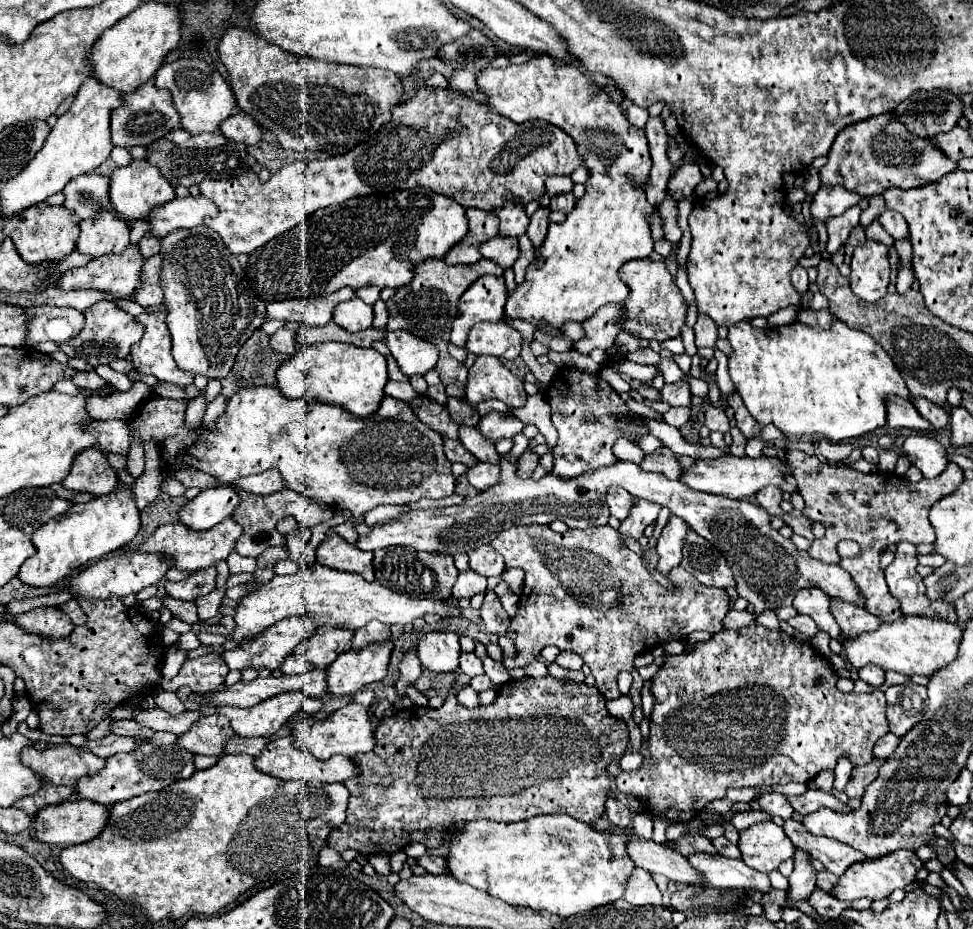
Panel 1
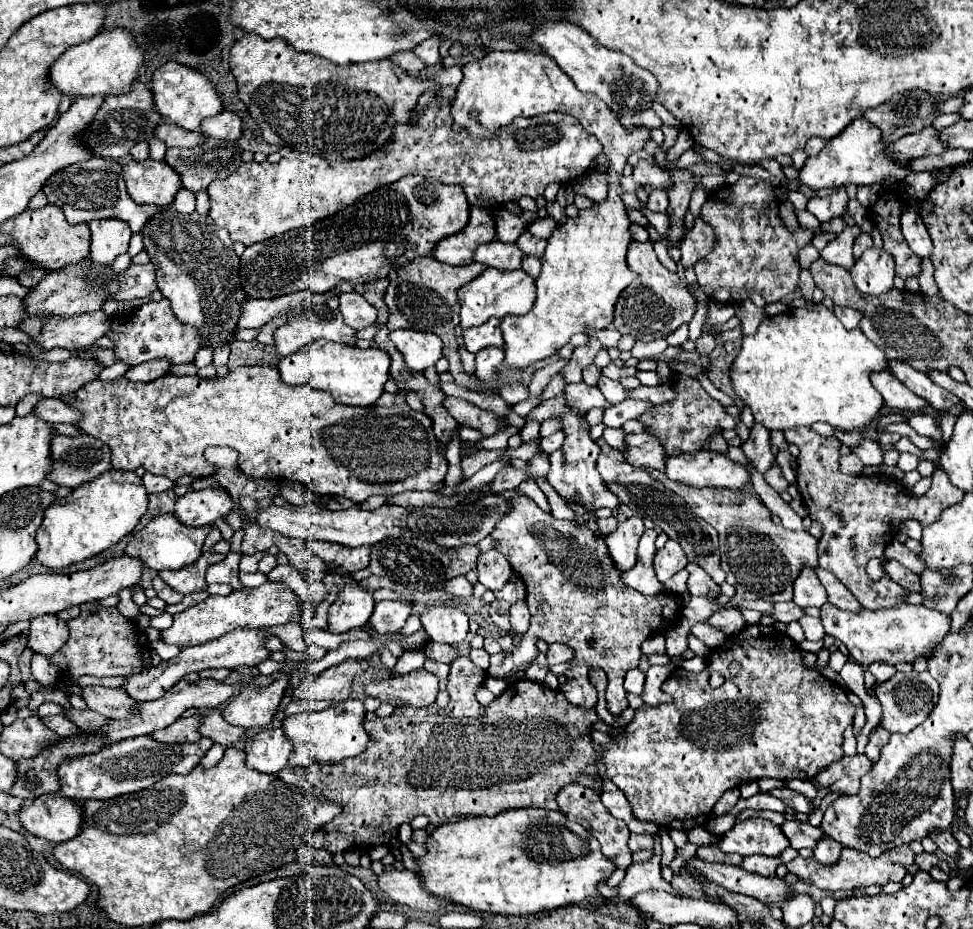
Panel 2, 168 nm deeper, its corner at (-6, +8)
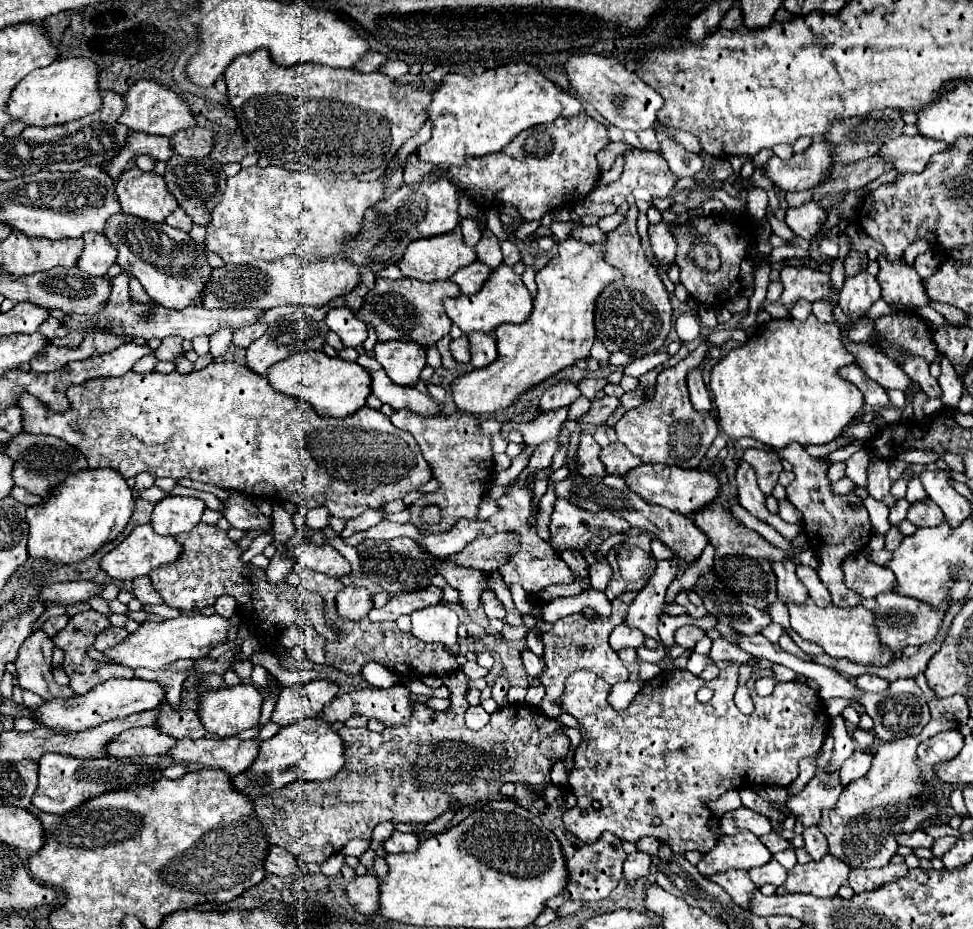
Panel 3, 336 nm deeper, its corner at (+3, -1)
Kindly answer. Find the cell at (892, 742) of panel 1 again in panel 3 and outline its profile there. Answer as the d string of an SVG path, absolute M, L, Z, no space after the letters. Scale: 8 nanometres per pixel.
M856 750L840 768L840 784L848 786L850 782L866 776L866 772L870 770L870 760L872 760L870 752Z

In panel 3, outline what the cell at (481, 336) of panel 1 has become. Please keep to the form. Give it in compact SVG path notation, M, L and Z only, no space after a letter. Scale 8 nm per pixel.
M460 336L458 340L452 340L452 344L450 344L450 354L452 354L454 362L458 362L458 364L470 362L470 346L468 346L468 338L466 338L466 336Z

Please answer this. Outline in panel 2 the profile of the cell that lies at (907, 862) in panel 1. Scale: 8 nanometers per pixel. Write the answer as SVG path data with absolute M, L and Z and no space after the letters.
M909 845L905 847L897 847L893 851L887 851L885 855L879 855L879 857L869 857L865 855L863 851L857 851L857 849L849 849L845 847L841 851L841 859L839 863L831 865L831 867L823 867L819 865L815 859L803 859L803 857L797 857L793 859L791 863L787 863L787 869L789 873L795 873L797 877L805 879L805 881L811 881L813 885L817 885L819 889L829 889L829 891L853 891L855 887L861 887L861 885L885 885L889 881L901 881L905 875L907 875L907 869L909 865L915 863L915 853L911 851Z

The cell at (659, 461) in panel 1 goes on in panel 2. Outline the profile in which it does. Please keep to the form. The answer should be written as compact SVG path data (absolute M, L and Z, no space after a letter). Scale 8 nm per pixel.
M643 431L637 435L627 435L625 441L629 447L625 459L633 467L651 467L657 471L665 471L665 459L669 455L665 455L665 447L661 447L661 443L653 439L653 435Z

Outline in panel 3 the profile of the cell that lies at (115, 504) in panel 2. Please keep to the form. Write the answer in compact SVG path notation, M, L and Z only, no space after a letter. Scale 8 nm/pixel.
M84 468L84 472L76 472L58 484L58 488L52 488L42 504L28 508L28 552L30 556L62 564L84 560L112 542L128 524L132 512L134 494L116 470Z

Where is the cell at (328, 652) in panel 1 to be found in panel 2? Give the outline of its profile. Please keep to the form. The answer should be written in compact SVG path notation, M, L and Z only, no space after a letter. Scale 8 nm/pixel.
M345 587L333 605L329 607L327 615L327 629L329 633L347 633L351 629L363 627L369 621L369 615L373 613L375 601L371 593L365 593L361 589Z

